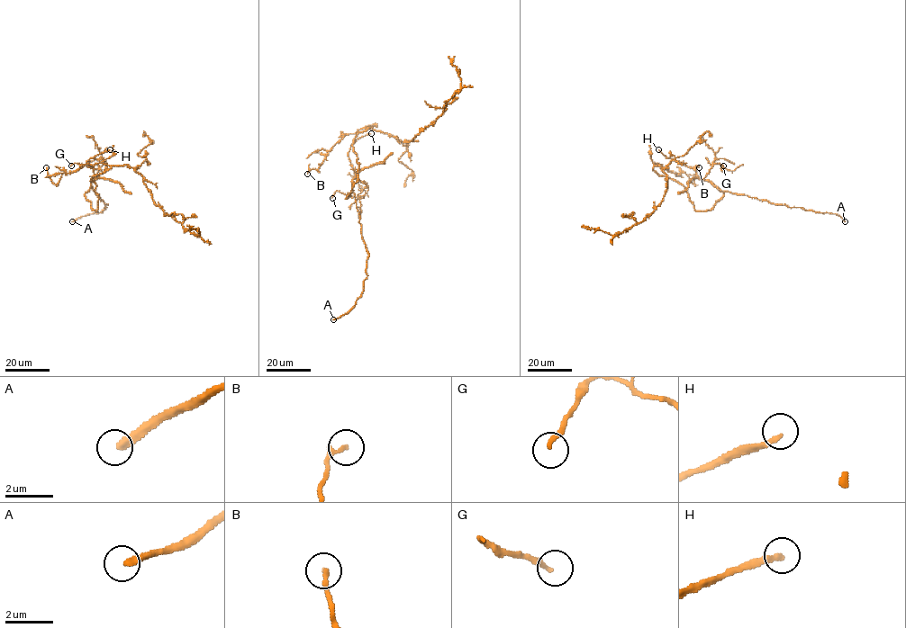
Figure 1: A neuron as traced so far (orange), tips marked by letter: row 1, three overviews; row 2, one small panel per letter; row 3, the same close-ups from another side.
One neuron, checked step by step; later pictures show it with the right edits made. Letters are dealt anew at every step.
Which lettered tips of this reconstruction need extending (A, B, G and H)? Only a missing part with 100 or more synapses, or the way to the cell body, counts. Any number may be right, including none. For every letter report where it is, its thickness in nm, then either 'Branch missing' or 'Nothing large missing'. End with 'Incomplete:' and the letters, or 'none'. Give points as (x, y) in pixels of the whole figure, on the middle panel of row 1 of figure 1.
A: Place: (333, 319). Thickness 280 nm. Branch missing
B: Place: (307, 174). Thickness 200 nm. Nothing large missing
G: Place: (332, 198). Thickness 200 nm. Nothing large missing
H: Place: (371, 133). Thickness 220 nm. Nothing large missing
Incomplete: A

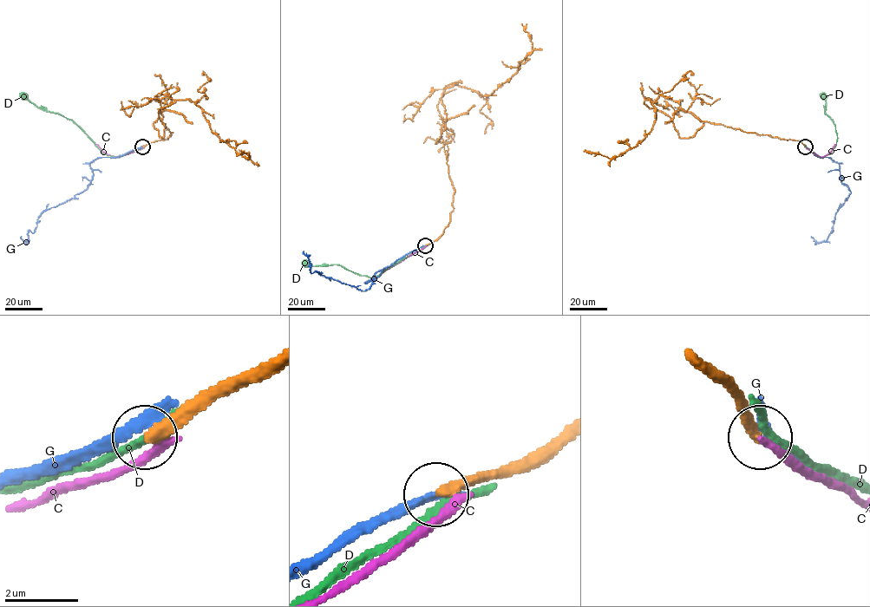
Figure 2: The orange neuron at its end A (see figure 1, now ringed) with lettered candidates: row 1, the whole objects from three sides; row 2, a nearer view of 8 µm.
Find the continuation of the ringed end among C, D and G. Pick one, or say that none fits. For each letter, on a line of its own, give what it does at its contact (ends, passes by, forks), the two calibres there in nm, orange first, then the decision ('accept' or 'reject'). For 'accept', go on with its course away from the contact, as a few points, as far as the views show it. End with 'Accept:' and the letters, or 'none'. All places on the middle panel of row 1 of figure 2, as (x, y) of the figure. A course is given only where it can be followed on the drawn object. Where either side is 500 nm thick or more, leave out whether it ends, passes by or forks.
C: it ends there; 340 nm thick on the orange side, 240 nm on the other; reject
D: it ends there; 400 nm thick on the orange side, 280 nm on the other; reject
G: it ends there; 340 nm thick on the orange side, 340 nm on the other; reject
Accept: none

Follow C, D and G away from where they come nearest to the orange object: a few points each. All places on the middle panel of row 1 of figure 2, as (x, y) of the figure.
C: (426, 245), (379, 275)
D: (426, 245), (376, 277), (361, 276), (339, 264), (310, 265), (306, 263)
G: (425, 245), (377, 271), (372, 278), (376, 280), (365, 290), (318, 272), (311, 273), (308, 257), (304, 251)

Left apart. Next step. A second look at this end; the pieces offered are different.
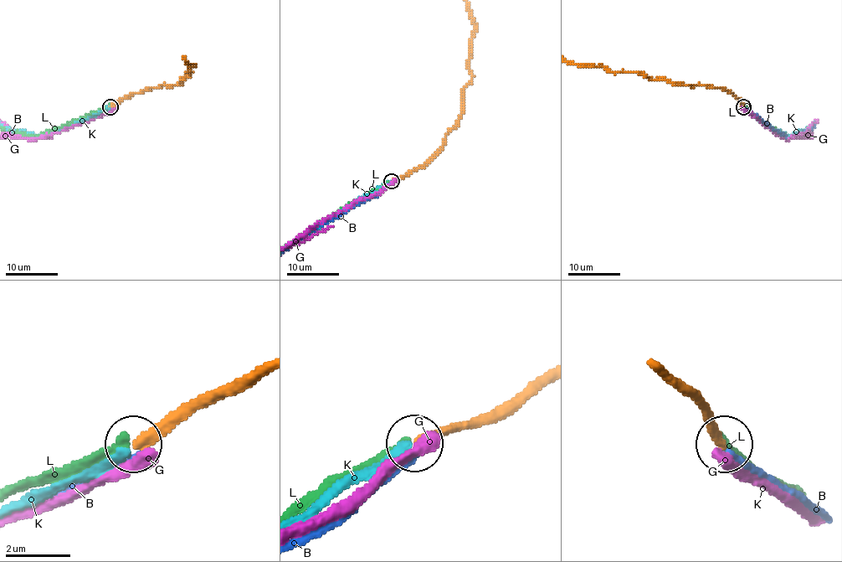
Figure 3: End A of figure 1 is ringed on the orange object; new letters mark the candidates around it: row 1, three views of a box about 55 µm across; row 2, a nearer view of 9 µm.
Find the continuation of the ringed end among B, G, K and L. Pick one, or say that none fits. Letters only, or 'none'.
none

